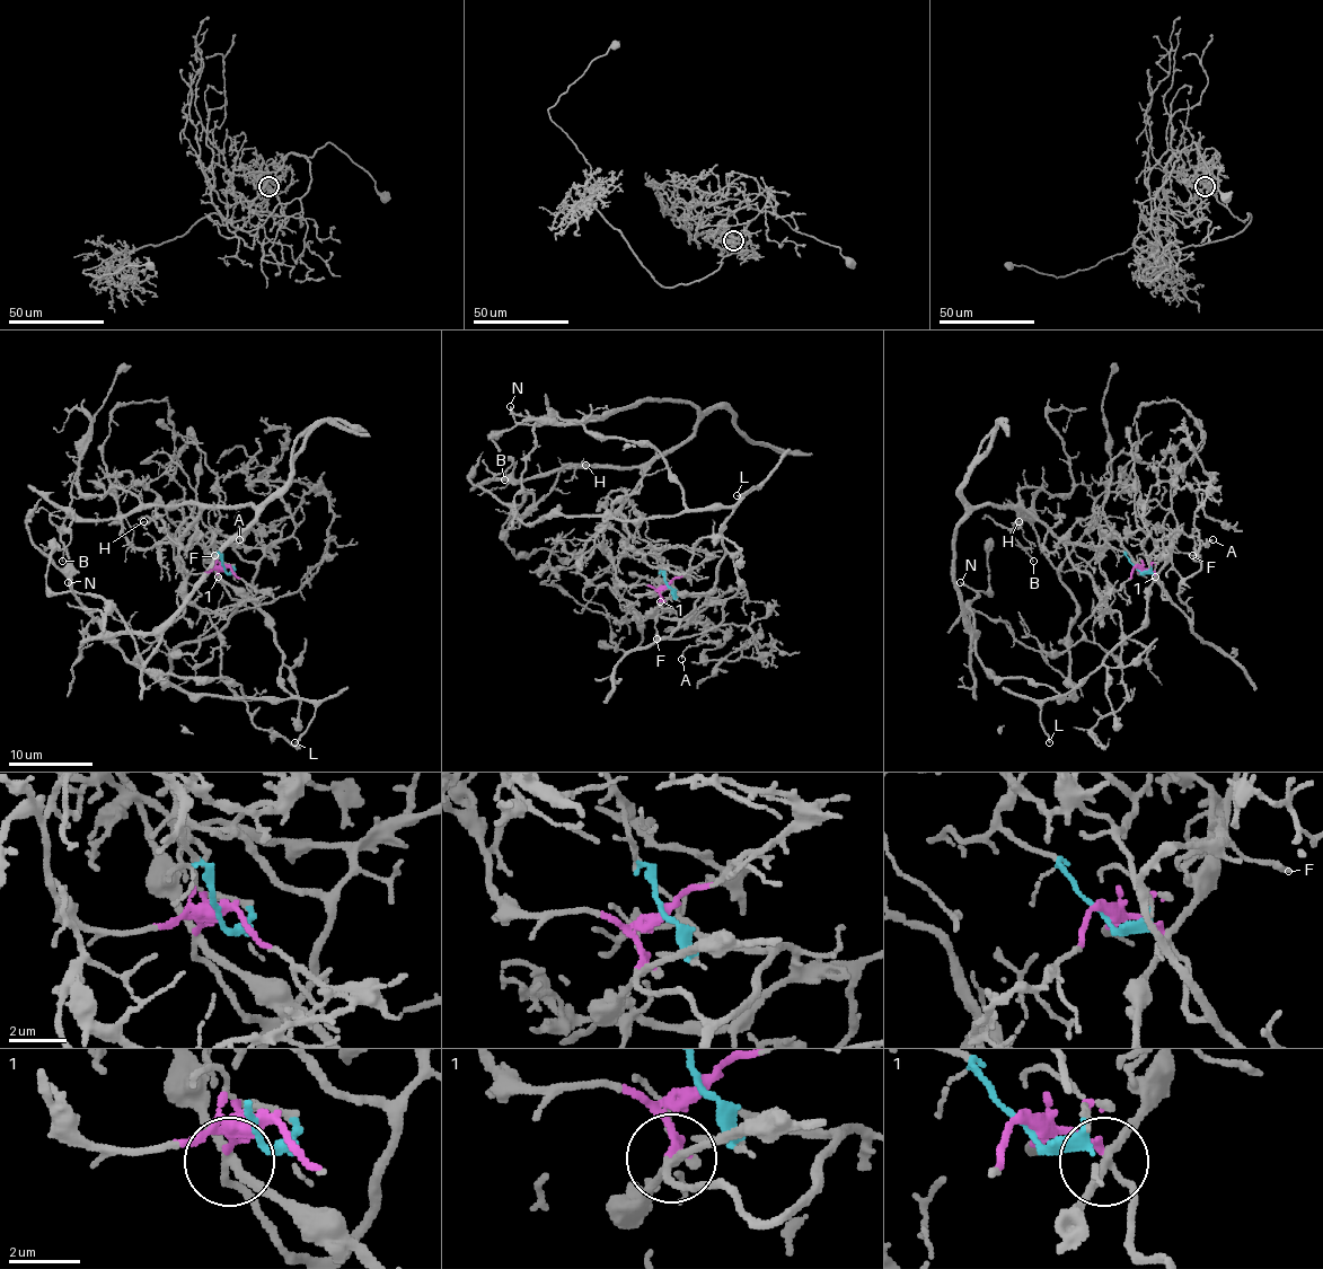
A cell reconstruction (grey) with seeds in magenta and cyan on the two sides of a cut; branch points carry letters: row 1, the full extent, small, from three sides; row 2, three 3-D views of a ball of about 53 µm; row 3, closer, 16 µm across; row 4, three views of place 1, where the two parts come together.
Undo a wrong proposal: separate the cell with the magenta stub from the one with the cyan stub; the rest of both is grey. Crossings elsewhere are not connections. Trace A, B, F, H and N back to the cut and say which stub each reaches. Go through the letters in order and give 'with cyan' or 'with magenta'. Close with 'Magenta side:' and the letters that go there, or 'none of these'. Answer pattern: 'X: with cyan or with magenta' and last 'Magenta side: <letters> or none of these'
A: with magenta
B: with cyan
F: with magenta
H: with cyan
N: with cyan
Magenta side: A, F

